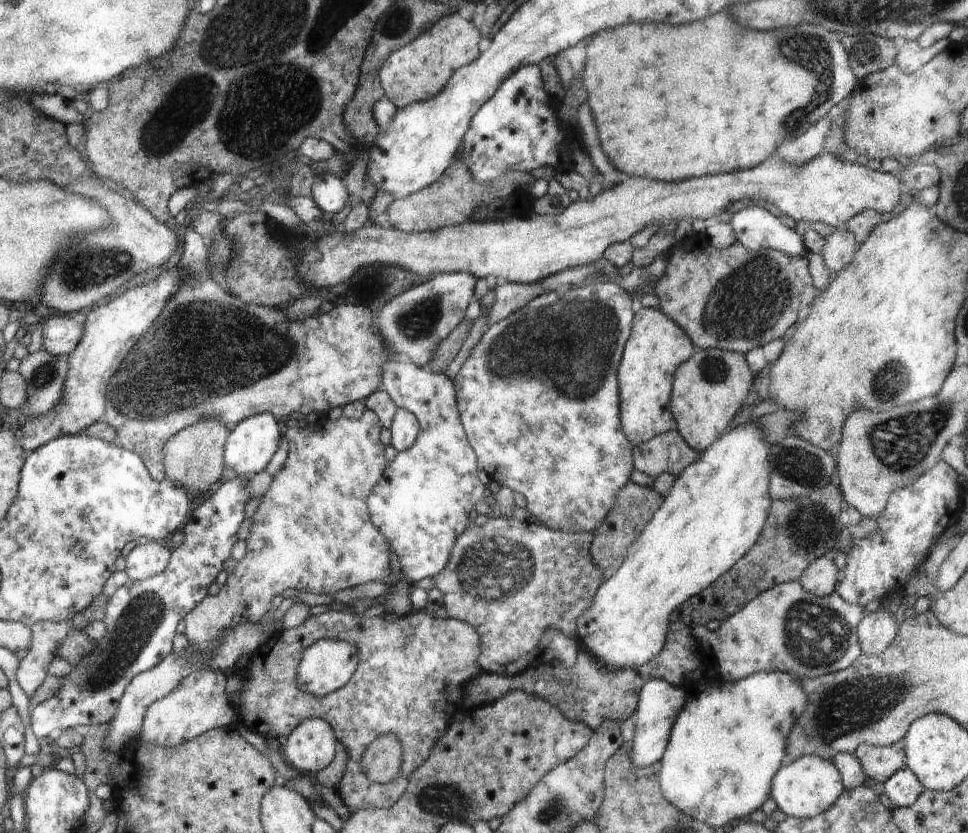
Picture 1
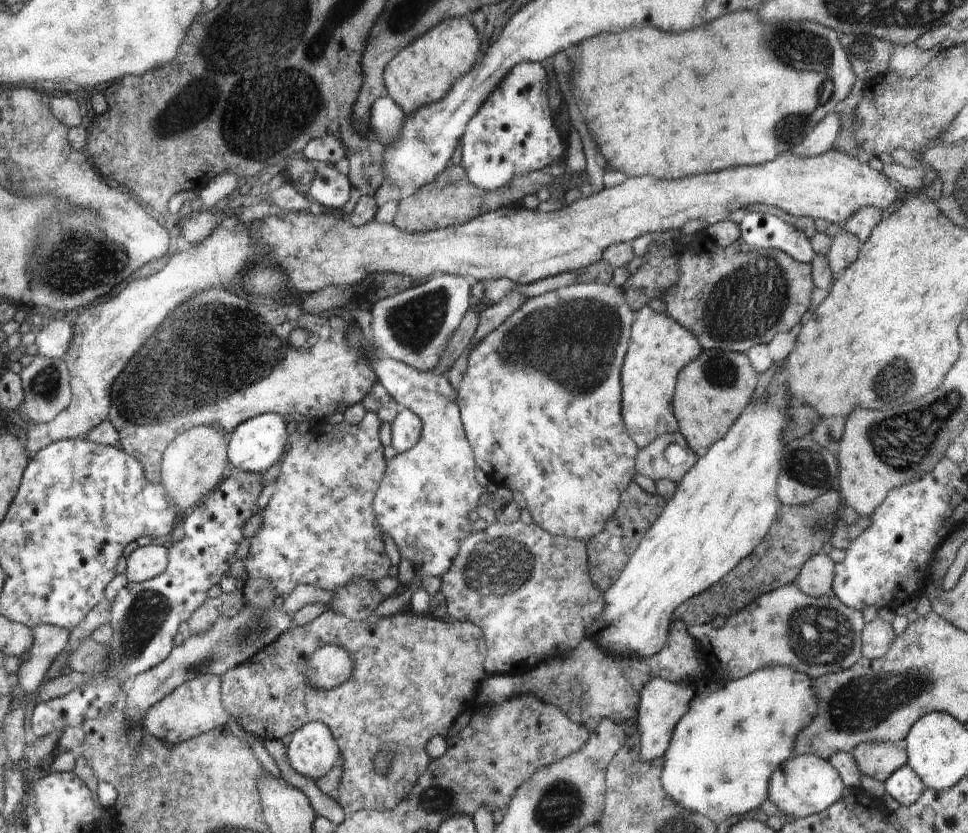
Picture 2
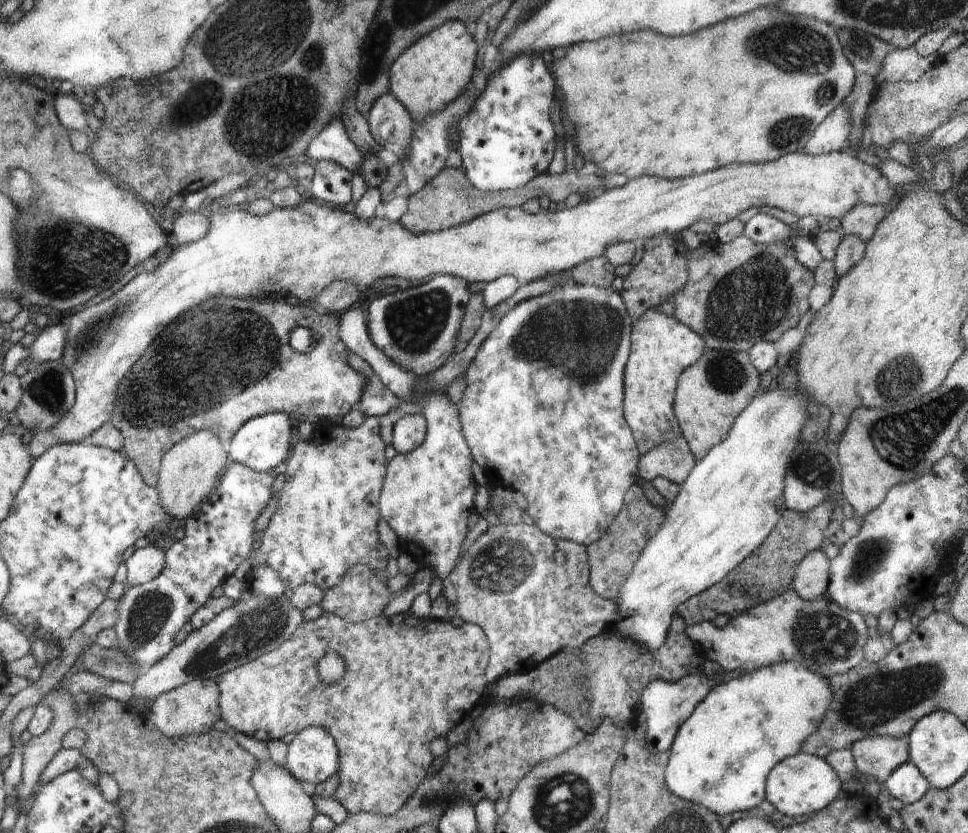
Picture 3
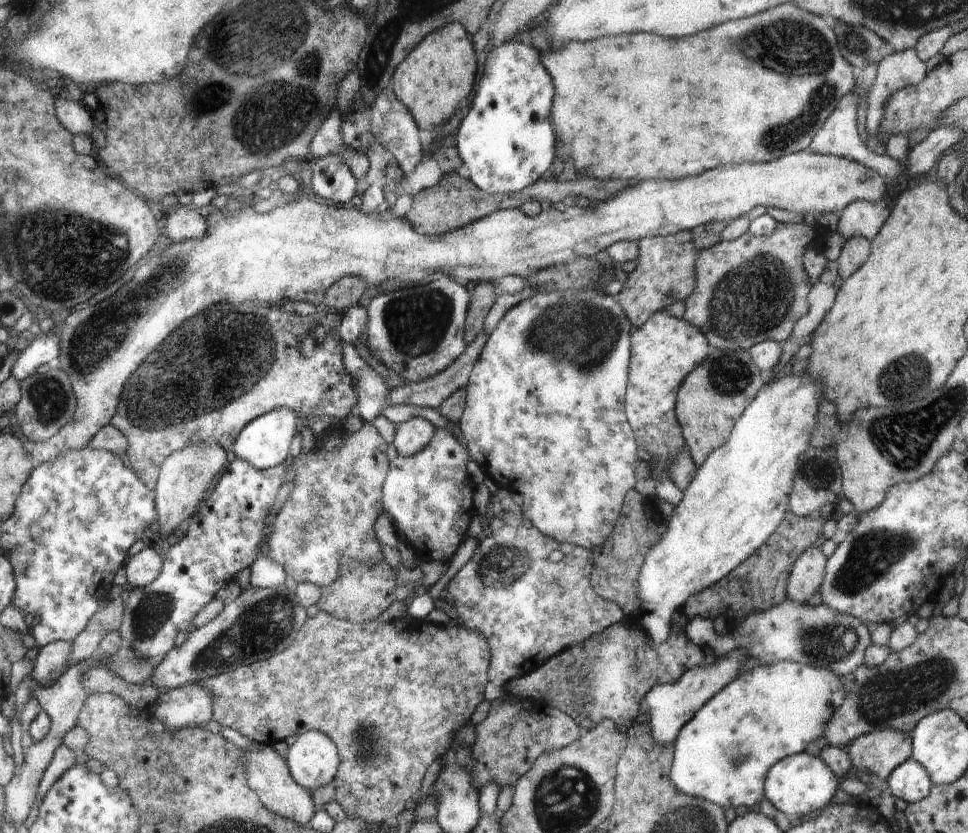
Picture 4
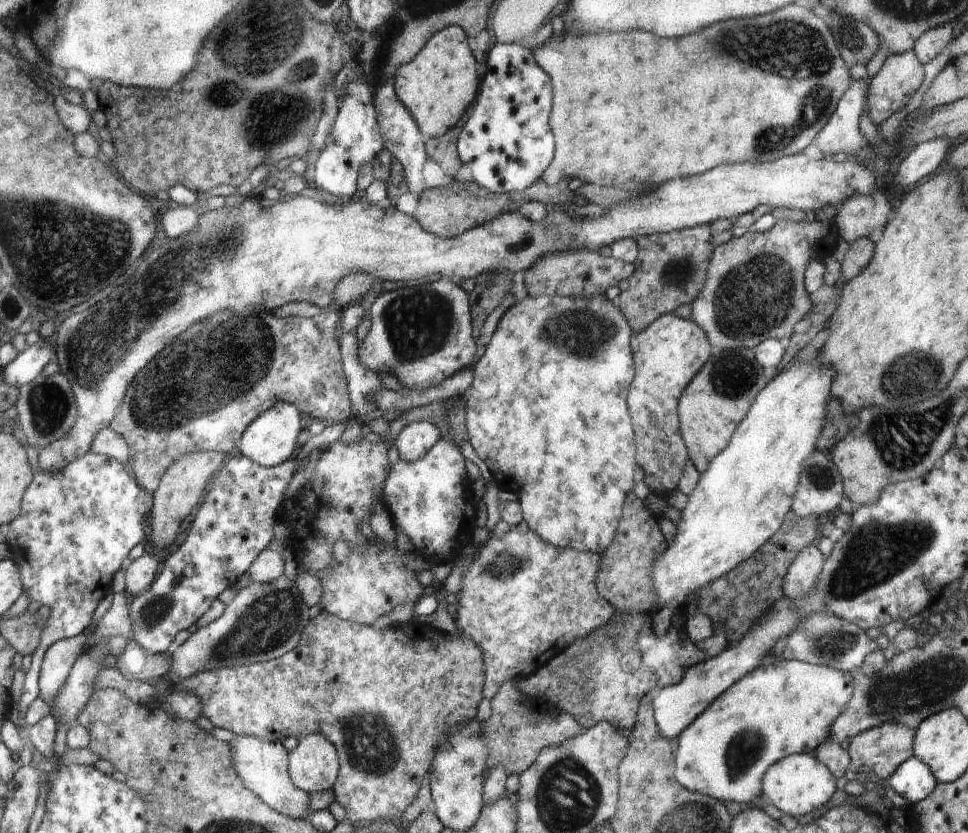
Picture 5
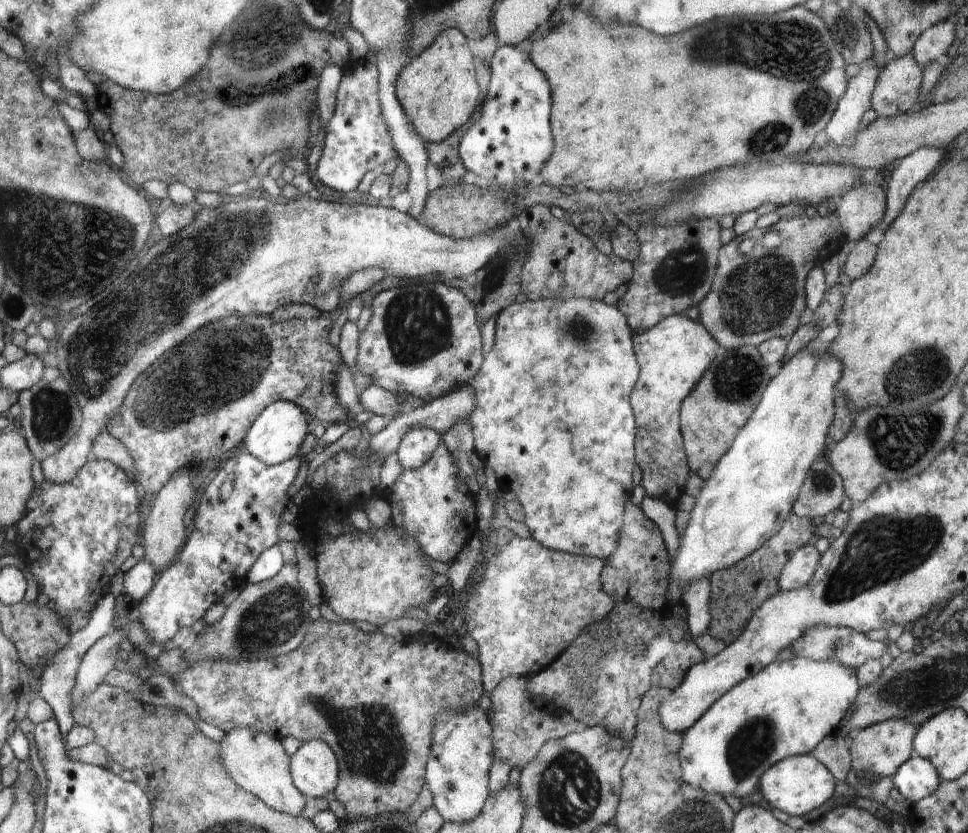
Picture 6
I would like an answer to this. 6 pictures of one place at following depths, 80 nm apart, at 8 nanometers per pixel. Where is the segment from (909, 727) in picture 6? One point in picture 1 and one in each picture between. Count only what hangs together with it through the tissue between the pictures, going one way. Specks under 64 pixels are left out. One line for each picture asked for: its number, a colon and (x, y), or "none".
1: (878, 763)
2: (880, 761)
3: (880, 756)
4: (883, 750)
5: (885, 748)

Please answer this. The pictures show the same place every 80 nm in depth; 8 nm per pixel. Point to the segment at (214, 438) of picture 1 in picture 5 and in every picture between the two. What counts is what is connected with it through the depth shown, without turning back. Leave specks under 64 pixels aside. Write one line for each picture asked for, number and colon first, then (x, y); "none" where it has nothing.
2: (193, 464)
3: (188, 471)
4: (185, 476)
5: (182, 485)

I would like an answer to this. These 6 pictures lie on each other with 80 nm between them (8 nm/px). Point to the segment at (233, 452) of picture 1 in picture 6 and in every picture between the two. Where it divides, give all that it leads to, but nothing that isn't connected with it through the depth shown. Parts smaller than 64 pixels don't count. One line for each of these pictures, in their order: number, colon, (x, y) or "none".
2: (256, 444)
3: (262, 443)
4: (265, 442)
5: (271, 438)
6: (276, 435)

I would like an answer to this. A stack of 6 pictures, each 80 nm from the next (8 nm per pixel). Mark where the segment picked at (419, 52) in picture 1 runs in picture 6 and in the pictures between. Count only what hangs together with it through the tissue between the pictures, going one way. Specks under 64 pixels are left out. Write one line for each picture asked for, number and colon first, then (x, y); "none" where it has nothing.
2: (423, 72)
3: (430, 74)
4: (439, 71)
5: (441, 80)
6: (437, 89)

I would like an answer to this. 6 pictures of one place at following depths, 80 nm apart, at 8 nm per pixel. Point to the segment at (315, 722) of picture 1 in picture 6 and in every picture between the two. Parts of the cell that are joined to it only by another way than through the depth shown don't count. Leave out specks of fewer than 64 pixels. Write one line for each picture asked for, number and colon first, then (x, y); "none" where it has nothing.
2: (312, 752)
3: (312, 757)
4: (312, 758)
5: (313, 764)
6: (314, 766)

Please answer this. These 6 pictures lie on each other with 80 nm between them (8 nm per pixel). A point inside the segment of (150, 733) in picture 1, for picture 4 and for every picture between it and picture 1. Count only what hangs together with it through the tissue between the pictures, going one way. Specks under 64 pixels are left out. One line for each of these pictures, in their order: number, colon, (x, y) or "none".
2: (195, 707)
3: (193, 708)
4: (190, 705)

